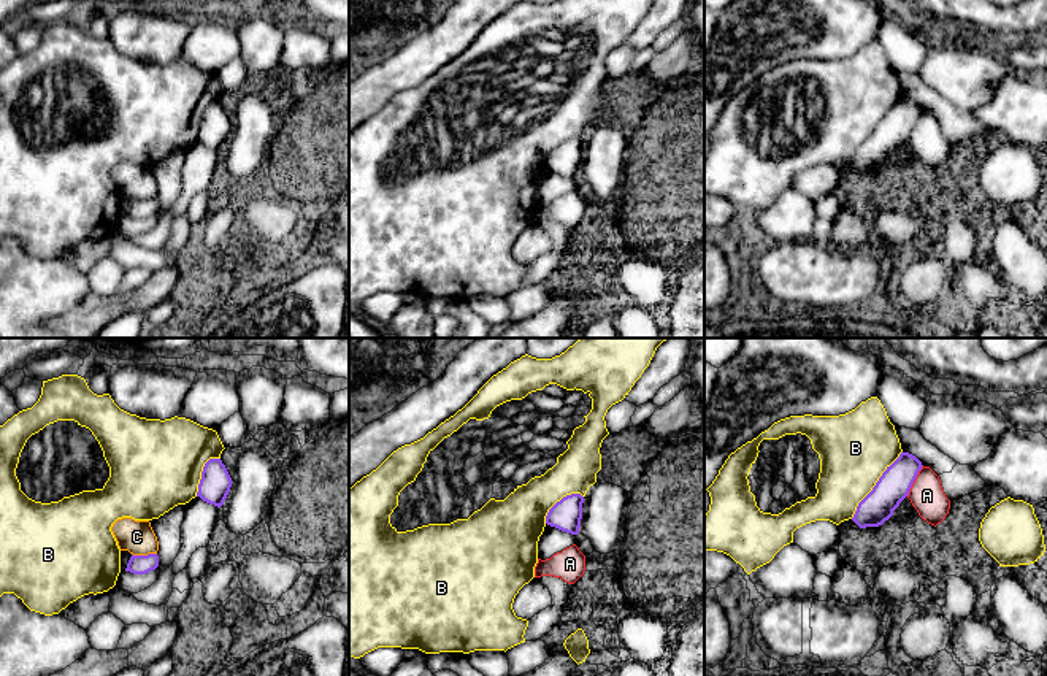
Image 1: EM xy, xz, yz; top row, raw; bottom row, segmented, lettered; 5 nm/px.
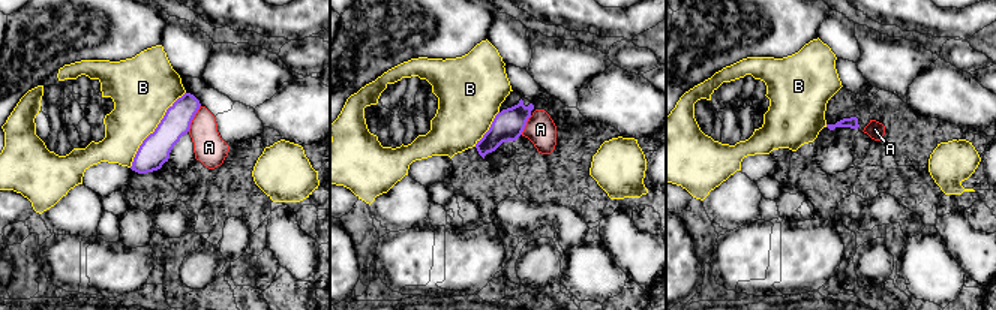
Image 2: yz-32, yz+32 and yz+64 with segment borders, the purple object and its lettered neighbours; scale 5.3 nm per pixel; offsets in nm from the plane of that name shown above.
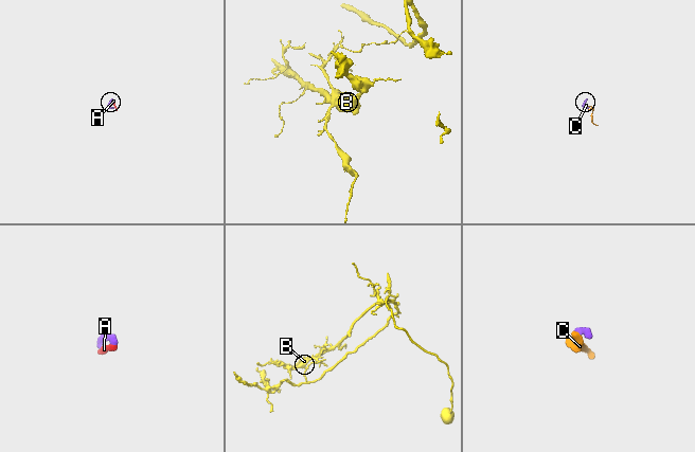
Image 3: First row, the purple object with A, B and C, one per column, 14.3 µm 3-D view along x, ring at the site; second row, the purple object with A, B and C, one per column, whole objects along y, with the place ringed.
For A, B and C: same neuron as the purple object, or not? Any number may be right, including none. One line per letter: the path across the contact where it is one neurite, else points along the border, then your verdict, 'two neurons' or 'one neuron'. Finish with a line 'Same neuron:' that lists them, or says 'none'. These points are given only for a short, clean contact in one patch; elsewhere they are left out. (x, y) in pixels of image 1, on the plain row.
A: border yz (922, 110), (906, 140); two neurons
B: two neurons
C: border xy (132, 197), (156, 199); two neurons
Same neuron: none

